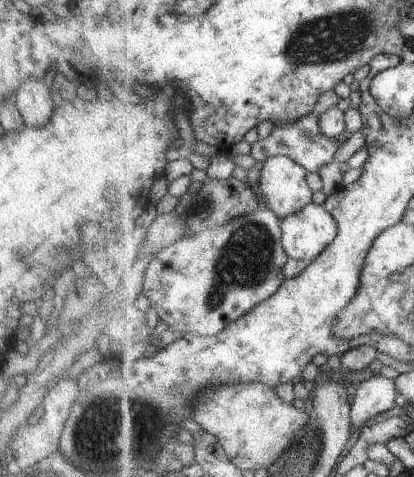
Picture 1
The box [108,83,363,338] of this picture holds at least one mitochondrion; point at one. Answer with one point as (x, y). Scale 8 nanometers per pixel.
(246, 258)

